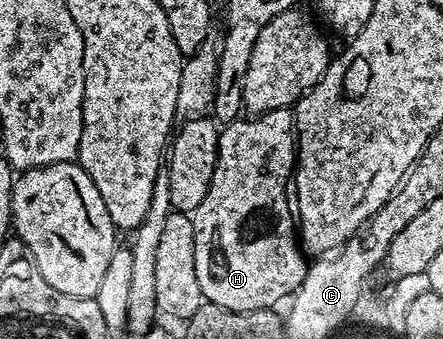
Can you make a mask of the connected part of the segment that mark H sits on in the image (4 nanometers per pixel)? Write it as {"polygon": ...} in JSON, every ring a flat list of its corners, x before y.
{"polygon":[[273,109,247,118,247,121,239,119,221,126,212,183,208,183,204,203,200,203,192,214,196,235,196,280,200,282,200,291,207,302,234,312,274,309,277,301,292,298,304,283,308,266,288,192,296,168,294,114,290,109]]}

